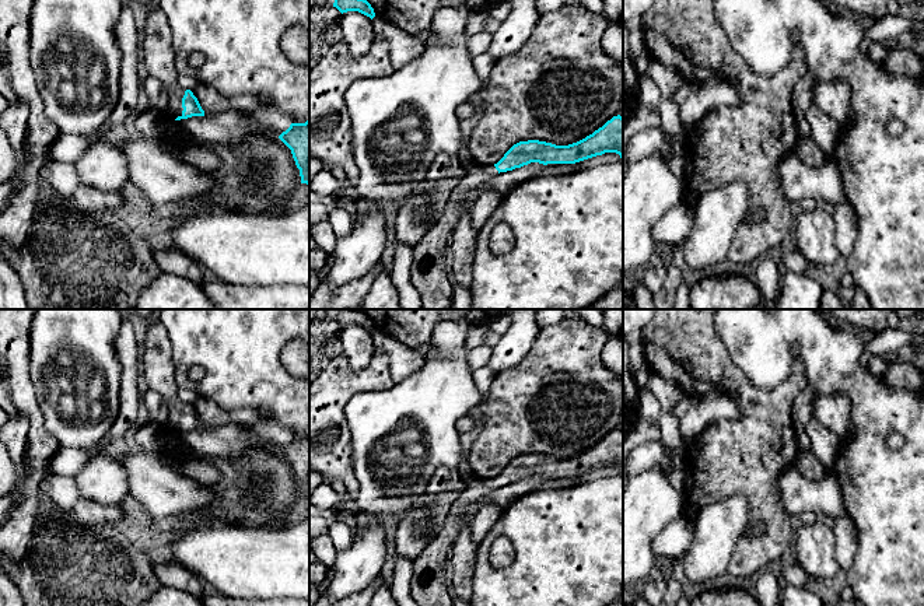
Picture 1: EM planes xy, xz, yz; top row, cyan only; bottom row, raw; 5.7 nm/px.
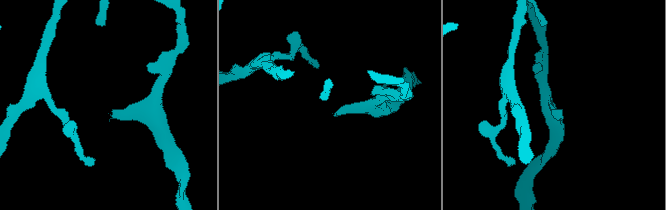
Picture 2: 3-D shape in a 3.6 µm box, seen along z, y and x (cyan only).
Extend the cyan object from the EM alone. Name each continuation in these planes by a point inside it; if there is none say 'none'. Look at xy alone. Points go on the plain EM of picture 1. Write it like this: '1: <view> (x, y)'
1: xy (170, 419)

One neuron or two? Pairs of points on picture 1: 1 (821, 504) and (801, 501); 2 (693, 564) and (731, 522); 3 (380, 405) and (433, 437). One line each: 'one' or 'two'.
1: one
2: one
3: one

